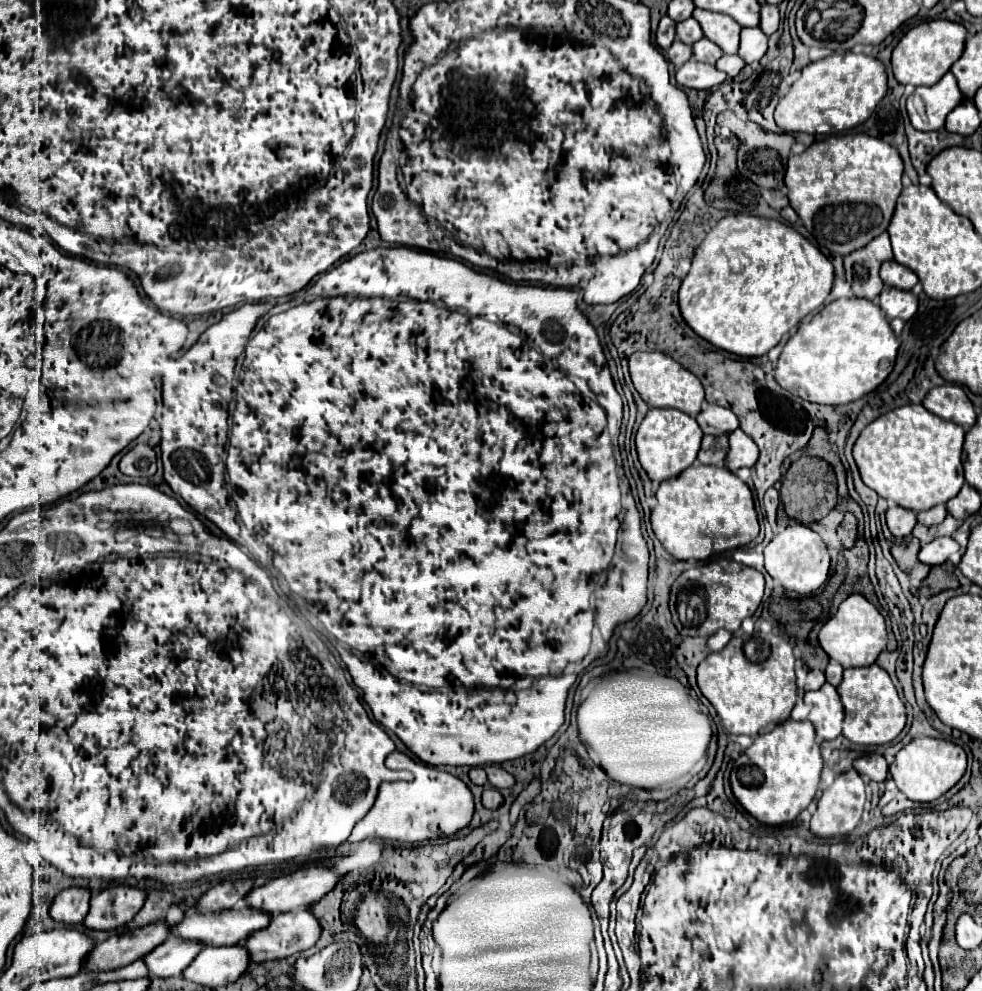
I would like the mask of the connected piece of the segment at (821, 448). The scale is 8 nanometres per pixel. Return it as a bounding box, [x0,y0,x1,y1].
[804,426,848,496]

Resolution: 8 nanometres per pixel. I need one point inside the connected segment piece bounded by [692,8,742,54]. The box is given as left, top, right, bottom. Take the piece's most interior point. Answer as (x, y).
(721, 29)

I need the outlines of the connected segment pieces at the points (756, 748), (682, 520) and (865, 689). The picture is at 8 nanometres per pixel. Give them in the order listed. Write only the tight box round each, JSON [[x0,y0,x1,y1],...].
[[730,720,822,826],[650,466,758,560],[838,664,906,746]]

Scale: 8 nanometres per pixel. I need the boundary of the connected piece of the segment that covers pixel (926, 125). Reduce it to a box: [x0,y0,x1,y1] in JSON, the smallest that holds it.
[908,72,964,132]

